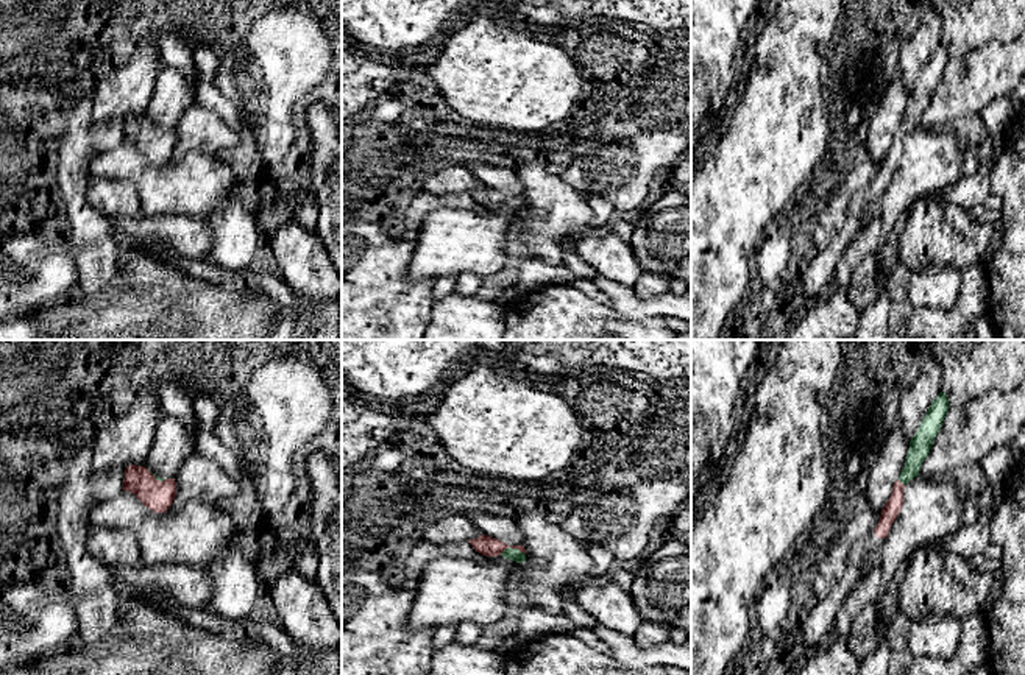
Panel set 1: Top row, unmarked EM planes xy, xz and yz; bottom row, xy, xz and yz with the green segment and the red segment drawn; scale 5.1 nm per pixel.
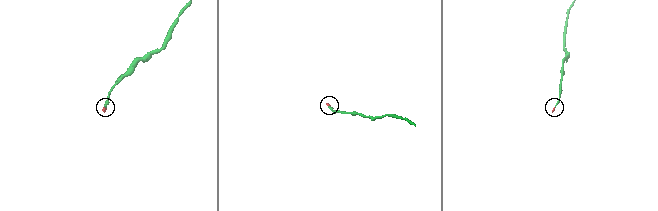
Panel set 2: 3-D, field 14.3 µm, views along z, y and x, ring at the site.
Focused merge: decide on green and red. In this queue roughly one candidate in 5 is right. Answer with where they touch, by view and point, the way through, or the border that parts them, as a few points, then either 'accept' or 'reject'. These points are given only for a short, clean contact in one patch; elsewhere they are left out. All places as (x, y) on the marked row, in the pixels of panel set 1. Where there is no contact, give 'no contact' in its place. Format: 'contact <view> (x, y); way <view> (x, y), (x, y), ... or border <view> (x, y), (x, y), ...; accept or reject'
contact xz (510, 547); way xz (512, 554), (510, 547), (490, 547), (484, 544); accept

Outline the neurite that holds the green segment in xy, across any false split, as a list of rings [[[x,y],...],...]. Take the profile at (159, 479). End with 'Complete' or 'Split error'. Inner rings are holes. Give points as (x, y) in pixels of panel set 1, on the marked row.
[[[129,465],[125,469],[123,491],[133,493],[154,513],[165,513],[175,500],[176,482],[156,477],[145,466]]]. Split error

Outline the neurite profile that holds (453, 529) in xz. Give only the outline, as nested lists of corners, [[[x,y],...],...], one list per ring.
[[[451,514],[440,521],[432,522],[423,532],[423,541],[434,544],[460,542],[479,538],[482,533],[463,514]]]

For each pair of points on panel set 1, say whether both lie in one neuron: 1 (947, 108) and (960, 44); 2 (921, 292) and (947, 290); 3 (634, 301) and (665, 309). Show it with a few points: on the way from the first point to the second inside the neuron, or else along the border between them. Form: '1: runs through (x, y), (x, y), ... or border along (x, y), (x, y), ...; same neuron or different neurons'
1: border along (989, 39), (960, 56), (950, 58); different neurons
2: runs through (927, 290), (941, 290); same neuron
3: runs through (641, 307), (657, 307); same neuron

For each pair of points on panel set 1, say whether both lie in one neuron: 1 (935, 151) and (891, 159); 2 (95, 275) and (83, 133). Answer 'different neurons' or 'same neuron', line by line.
1: different neurons
2: same neuron

